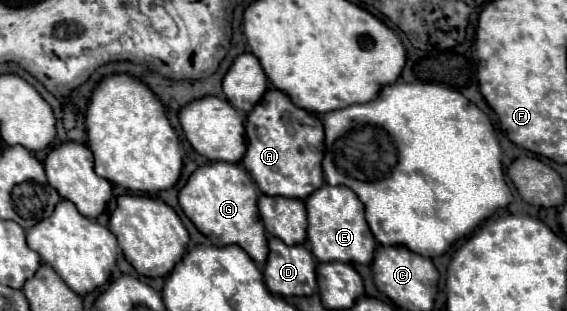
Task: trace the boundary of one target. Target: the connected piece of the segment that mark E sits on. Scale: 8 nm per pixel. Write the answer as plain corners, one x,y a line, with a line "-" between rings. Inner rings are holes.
323,185
317,193
309,195
305,201
307,207
307,239
311,251
319,261
341,261
341,263
363,263
371,265
375,255
375,237
365,221
365,207
359,197
349,187
331,187

